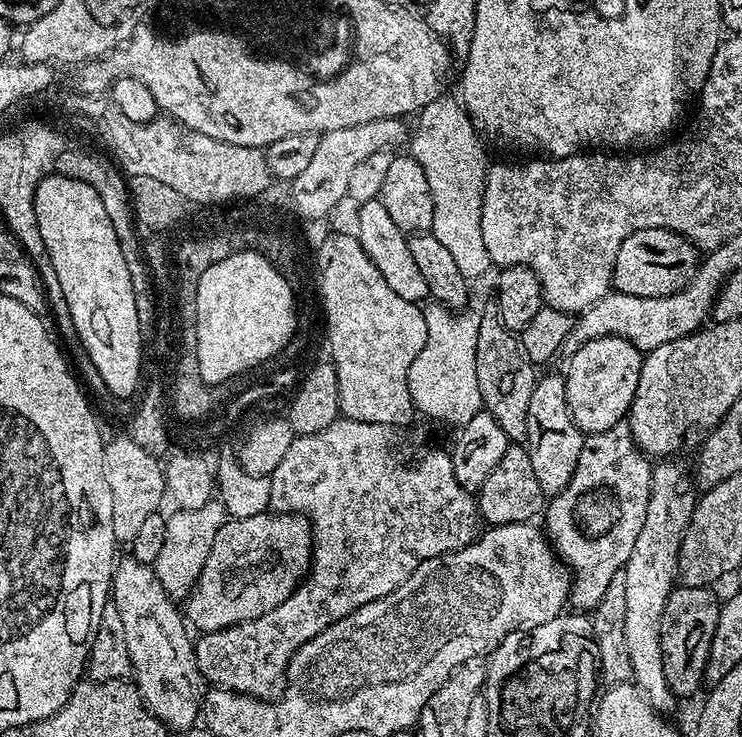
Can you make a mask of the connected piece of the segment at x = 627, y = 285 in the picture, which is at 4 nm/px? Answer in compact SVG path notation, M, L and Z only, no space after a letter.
M657 226L630 234L630 238L626 238L622 246L618 246L618 254L614 258L612 288L622 294L634 294L638 298L662 298L682 290L692 281L692 276L698 267L698 255L696 256L695 246L676 232L679 231L668 226Z

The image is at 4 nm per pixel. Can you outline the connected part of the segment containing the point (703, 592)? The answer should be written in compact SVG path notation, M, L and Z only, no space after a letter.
M677 587L670 594L662 614L662 666L666 666L666 682L677 698L692 696L704 684L706 658L710 654L710 638L718 626L721 601L716 600L711 587Z

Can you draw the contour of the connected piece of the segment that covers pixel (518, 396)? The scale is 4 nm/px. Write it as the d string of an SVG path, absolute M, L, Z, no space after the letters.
M494 302L483 305L478 322L478 350L474 350L474 370L478 374L478 390L482 394L483 411L488 412L502 426L506 438L510 442L527 441L526 410L530 410L530 394L534 394L534 386L538 379L537 365L526 358L526 350L522 350L517 333L506 330L502 318L498 314L498 306Z

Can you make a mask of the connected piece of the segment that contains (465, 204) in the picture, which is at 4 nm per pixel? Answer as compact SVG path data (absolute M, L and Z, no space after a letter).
M442 94L436 100L431 100L425 108L420 109L418 113L418 119L416 128L414 124L414 131L410 136L410 154L426 170L426 180L430 182L430 194L432 201L434 202L434 222L432 223L431 233L433 236L438 238L438 242L447 244L449 246L457 246L456 244L469 244L470 247L476 251L476 256L482 262L488 260L488 255L484 249L484 243L482 242L482 198L484 197L484 178L490 167L490 160L484 157L484 144L485 141L482 139L481 133L477 132L476 128L472 124L472 120L468 116L468 111L465 110L463 103L459 99L451 100L448 94Z

